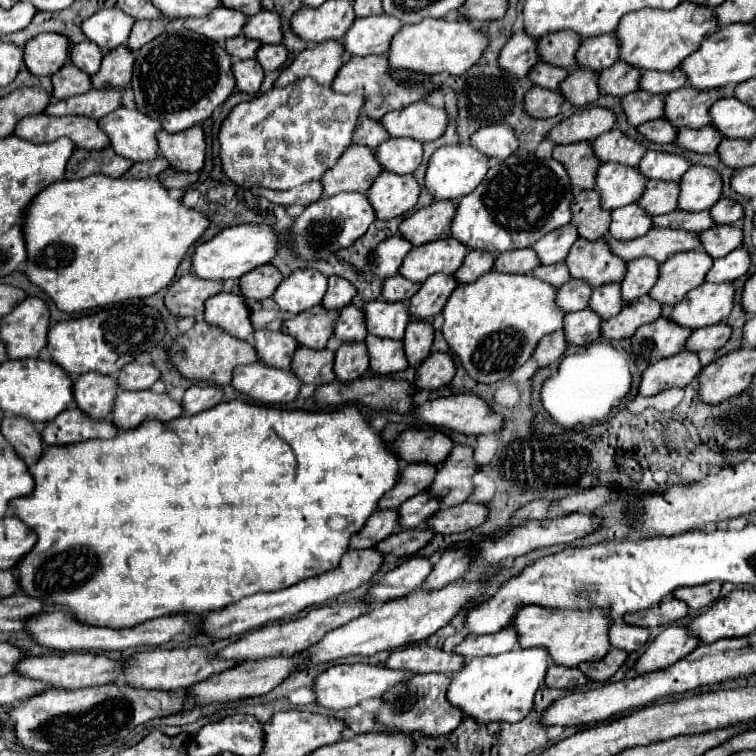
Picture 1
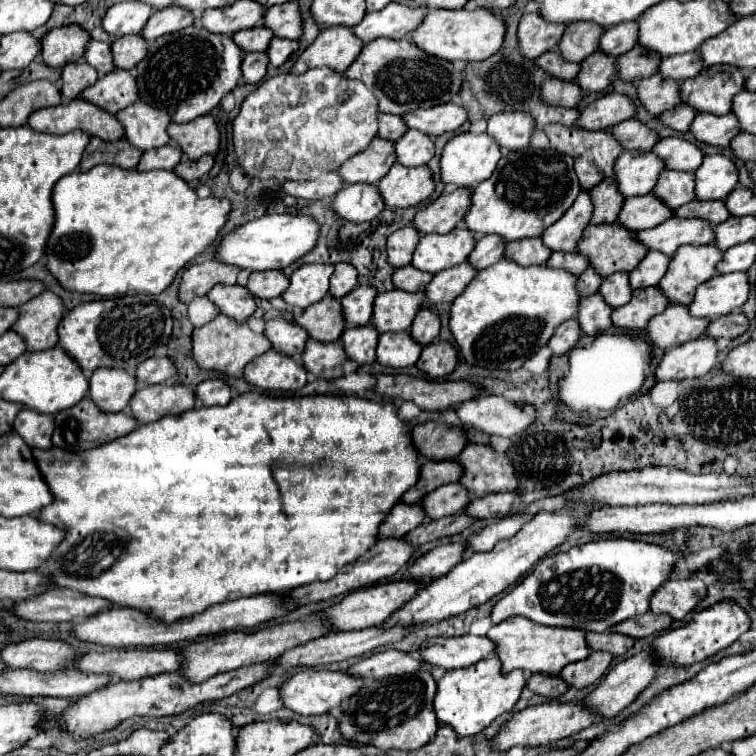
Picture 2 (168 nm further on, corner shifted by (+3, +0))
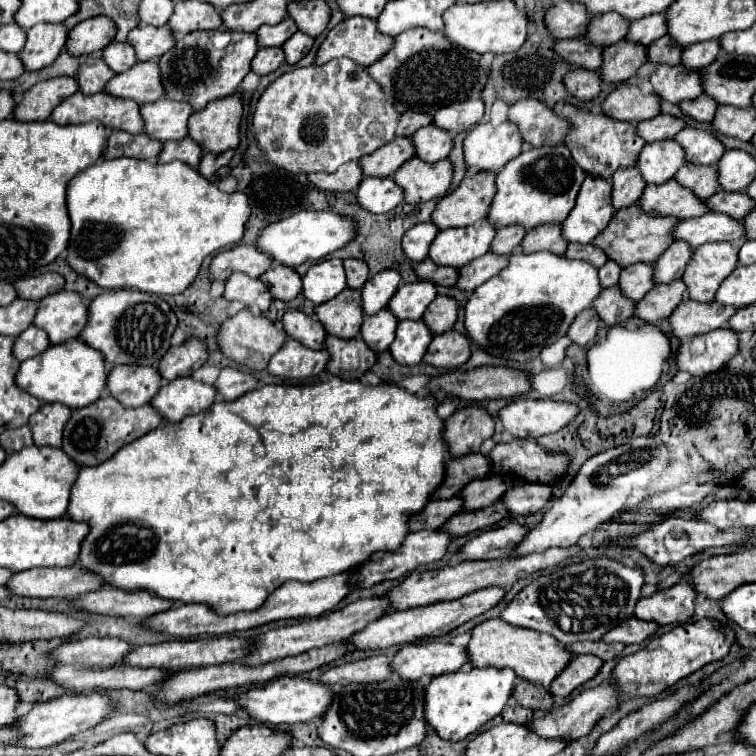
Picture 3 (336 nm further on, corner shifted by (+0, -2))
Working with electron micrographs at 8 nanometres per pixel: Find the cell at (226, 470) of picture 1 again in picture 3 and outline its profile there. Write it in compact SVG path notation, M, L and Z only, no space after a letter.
M331 374L315 384L271 384L259 390L251 390L233 402L215 402L205 412L187 416L177 424L167 422L165 426L145 434L145 438L137 438L133 446L119 450L117 458L109 458L109 462L103 462L101 466L83 466L79 470L81 474L73 484L67 510L71 520L87 522L91 526L91 532L81 546L79 564L103 576L105 582L109 582L113 588L147 588L161 598L179 602L205 602L217 612L225 614L257 610L267 600L267 596L287 580L315 582L351 568L359 568L375 552L397 550L409 534L409 518L419 514L433 500L433 492L445 480L445 454L449 452L449 446L443 438L443 428L445 420L437 414L437 398L433 394L417 396L397 384L381 382L377 386L367 386L361 380L347 382Z

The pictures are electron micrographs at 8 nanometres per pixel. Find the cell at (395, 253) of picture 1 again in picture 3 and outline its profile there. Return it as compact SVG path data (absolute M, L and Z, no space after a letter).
M433 222L415 224L411 230L405 232L405 238L403 238L403 250L405 250L405 254L413 262L425 260L427 254L429 254L429 246L435 240L437 232L439 232L439 228Z

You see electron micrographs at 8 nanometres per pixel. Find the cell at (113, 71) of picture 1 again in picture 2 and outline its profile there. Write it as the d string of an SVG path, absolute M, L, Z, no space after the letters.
M122 36L116 38L112 44L112 56L114 56L114 66L120 70L132 70L142 56L146 56L146 42L140 36Z

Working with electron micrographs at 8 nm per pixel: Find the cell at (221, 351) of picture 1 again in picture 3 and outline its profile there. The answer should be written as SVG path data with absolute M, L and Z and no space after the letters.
M245 308L239 314L225 320L221 326L221 332L219 332L219 344L223 348L223 354L241 366L247 366L253 372L265 370L271 356L283 346L285 340L287 340L285 330L279 330L269 318L265 318L261 314L255 316L249 308Z

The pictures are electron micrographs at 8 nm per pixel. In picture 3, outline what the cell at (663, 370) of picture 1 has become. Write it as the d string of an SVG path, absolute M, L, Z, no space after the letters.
M719 328L685 340L677 354L677 366L679 370L687 370L691 376L705 376L721 370L737 354L737 350L737 332Z

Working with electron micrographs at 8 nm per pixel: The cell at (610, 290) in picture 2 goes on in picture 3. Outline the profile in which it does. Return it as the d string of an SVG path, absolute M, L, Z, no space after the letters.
M641 262L641 264L633 264L633 266L623 268L619 286L621 286L621 290L625 290L625 294L629 294L629 298L639 302L655 286L651 264Z

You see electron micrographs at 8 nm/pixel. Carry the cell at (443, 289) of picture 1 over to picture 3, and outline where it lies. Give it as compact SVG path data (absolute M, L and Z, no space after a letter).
M489 252L489 254L483 254L481 258L465 264L461 268L461 278L459 278L457 286L461 290L465 290L465 292L473 292L477 286L481 286L483 282L487 282L495 274L499 274L509 264L511 254L513 252L509 252L509 254Z

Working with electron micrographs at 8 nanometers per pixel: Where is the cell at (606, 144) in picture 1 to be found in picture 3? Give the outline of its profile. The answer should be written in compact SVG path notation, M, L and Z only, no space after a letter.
M659 114L651 120L643 120L641 124L637 124L639 134L647 140L647 142L657 142L657 140L667 140L673 138L677 132L681 132L685 126L683 118L677 116L669 116L669 114Z

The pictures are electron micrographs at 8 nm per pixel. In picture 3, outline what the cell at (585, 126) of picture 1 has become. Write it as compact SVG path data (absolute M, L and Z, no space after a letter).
M621 84L603 102L603 112L611 118L621 118L625 122L643 122L657 116L661 98L657 92L643 94L639 86Z

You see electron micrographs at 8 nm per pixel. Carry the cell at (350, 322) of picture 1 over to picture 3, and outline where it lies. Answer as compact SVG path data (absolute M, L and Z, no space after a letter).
M381 270L371 276L363 286L363 310L365 314L375 314L385 308L391 296L397 292L401 284L401 274L397 270Z

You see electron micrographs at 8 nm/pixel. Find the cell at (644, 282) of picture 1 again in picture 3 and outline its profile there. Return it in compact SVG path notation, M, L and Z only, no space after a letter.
M679 240L679 242L673 242L663 254L661 258L653 264L653 270L655 270L655 282L673 282L673 280L679 280L685 272L685 266L689 264L693 256L693 248Z

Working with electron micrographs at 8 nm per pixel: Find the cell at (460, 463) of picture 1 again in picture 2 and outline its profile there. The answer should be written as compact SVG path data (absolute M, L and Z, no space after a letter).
M466 444L456 462L464 468L462 484L472 496L516 490L518 480L506 454L496 454L482 444Z

